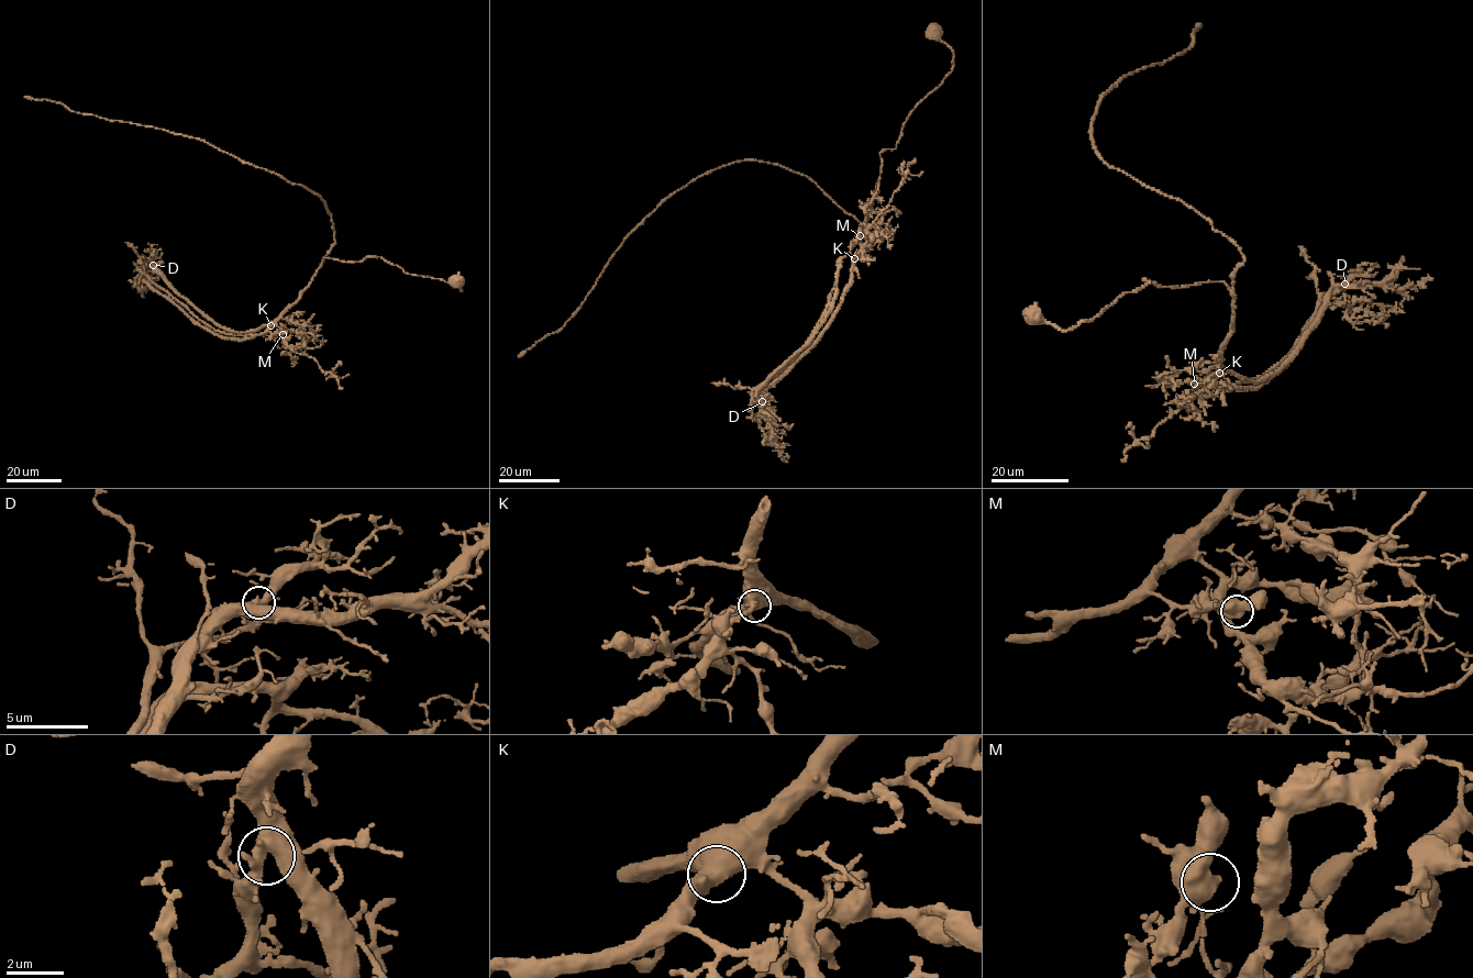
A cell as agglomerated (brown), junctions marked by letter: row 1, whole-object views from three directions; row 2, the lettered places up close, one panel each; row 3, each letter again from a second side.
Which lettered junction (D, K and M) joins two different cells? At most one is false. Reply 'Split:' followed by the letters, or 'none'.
Split: none

